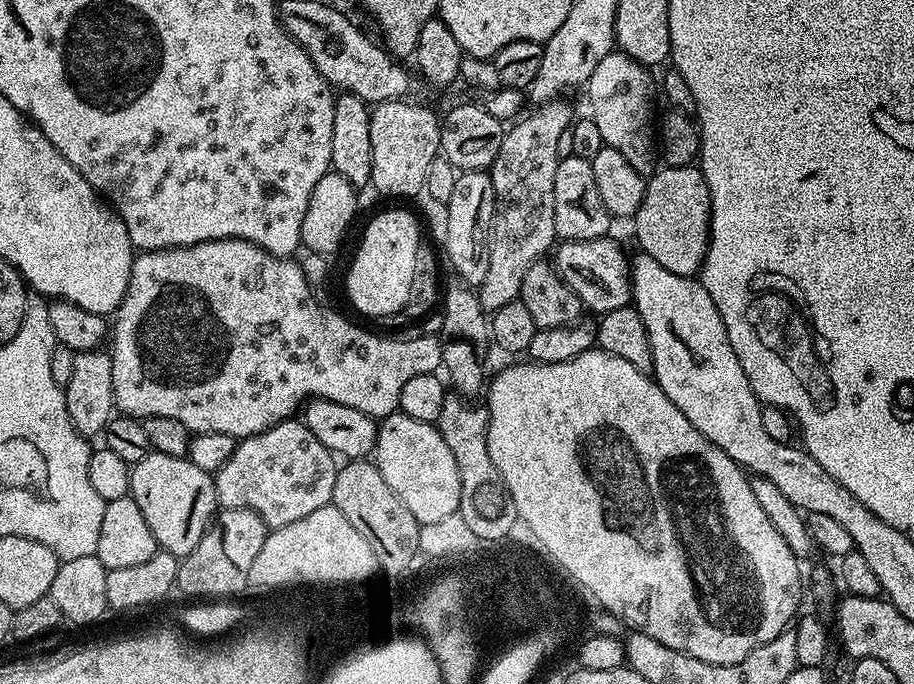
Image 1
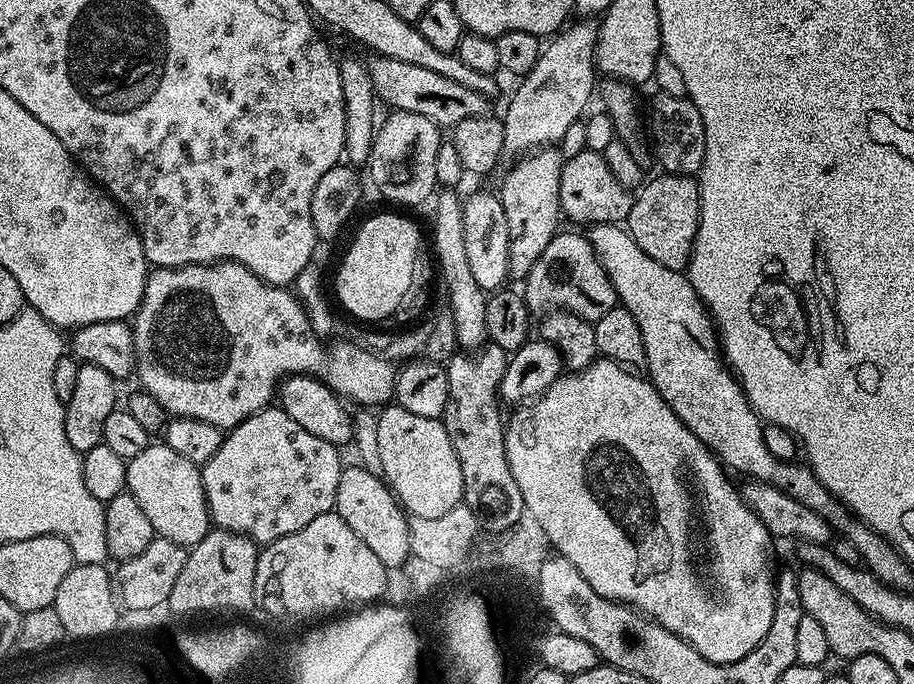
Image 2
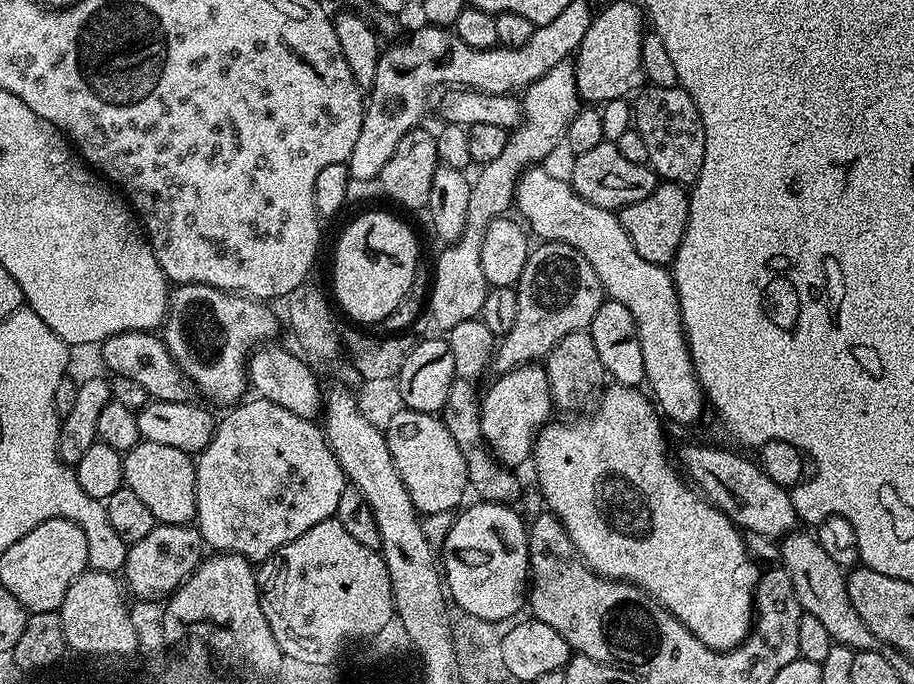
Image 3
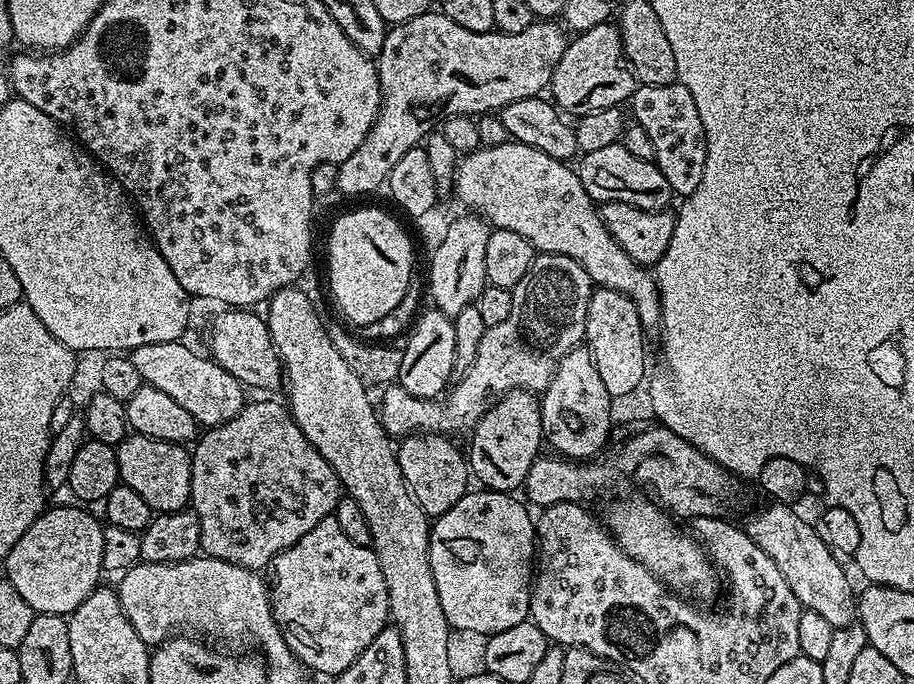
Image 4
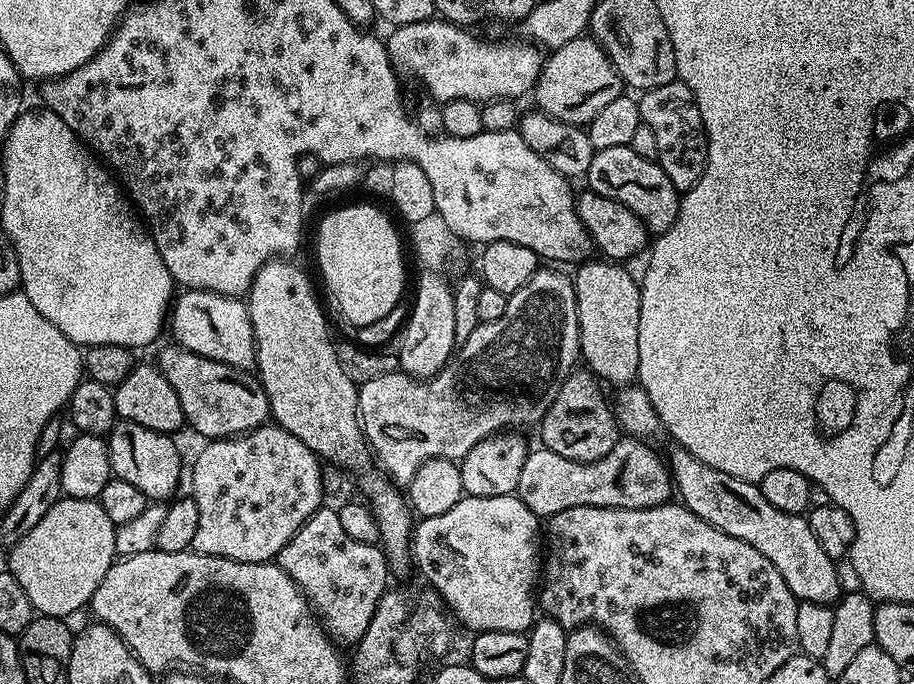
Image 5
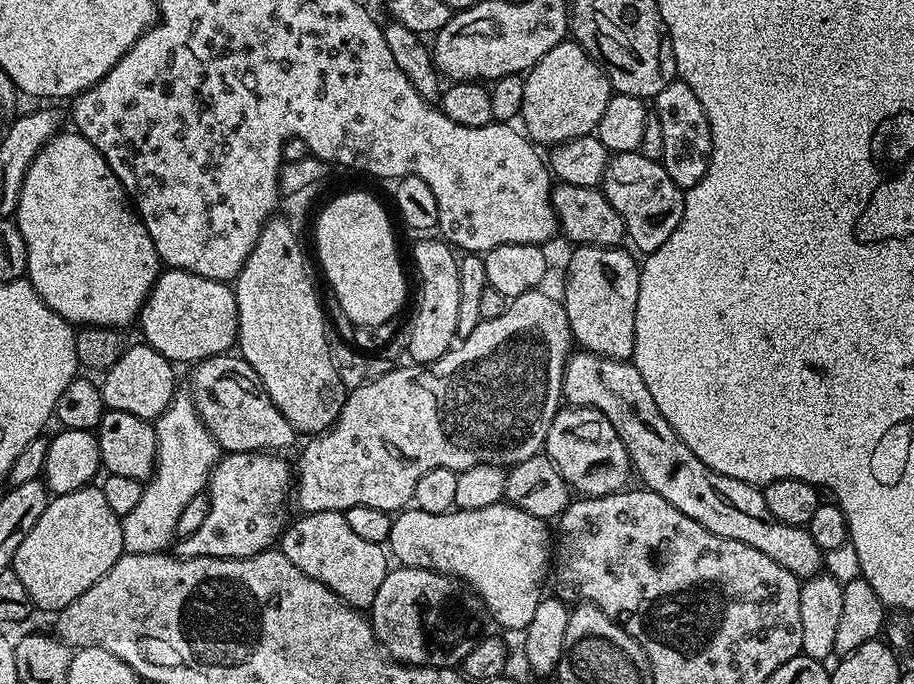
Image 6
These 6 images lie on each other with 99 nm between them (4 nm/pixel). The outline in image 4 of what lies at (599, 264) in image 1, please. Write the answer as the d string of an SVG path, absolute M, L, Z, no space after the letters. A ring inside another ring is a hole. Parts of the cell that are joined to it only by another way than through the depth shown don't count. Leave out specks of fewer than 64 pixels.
M553 252L533 255L530 270L526 270L522 282L518 282L512 289L509 316L503 322L498 322L498 326L485 328L482 342L478 342L478 354L474 354L474 362L470 362L465 372L459 373L458 379L447 389L446 395L443 398L427 400L426 398L414 398L414 394L410 394L399 386L385 387L384 397L378 400L380 424L393 438L426 432L453 434L452 432L465 431L464 433L467 433L476 427L476 423L507 392L512 392L516 388L525 388L533 394L543 393L552 381L552 375L558 362L569 350L577 347L584 340L586 310L590 306L593 291L594 285L590 274L586 274L586 270L582 270L582 266L574 262L574 258L566 258L566 254L554 254Z

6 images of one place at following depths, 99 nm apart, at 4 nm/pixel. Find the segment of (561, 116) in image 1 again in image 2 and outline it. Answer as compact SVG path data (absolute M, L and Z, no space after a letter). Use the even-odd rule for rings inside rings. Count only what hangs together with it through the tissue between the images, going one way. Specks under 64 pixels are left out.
M555 147L539 149L523 158L504 176L498 187L502 210L506 210L508 223L508 274L517 282L527 277L528 271L538 262L542 250L550 246L557 232L561 231L560 166L562 157Z

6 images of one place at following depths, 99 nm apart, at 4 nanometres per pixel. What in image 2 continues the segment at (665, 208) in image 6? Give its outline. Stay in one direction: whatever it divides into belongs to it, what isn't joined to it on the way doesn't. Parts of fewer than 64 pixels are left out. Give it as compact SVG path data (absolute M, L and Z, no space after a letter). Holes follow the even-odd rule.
M585 150L582 154L574 154L574 158L570 158L569 160L564 160L560 166L560 211L563 213L565 217L568 216L573 220L573 225L576 226L591 226L593 224L618 224L623 225L625 221L628 219L628 215L630 214L630 210L632 209L632 202L634 196L629 189L624 188L622 186L622 182L618 182L618 178L614 178L614 174L610 174L610 166L606 166L606 162L604 161L603 155L599 152L592 152L589 150Z

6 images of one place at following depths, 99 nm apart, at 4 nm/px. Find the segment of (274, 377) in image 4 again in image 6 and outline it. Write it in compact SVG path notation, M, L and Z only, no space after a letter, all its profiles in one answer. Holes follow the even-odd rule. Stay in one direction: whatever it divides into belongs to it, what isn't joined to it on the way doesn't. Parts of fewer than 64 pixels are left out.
M168 268L156 277L138 325L144 331L143 343L158 350L167 360L199 362L231 353L237 347L237 318L236 293L231 283L202 278L181 268Z

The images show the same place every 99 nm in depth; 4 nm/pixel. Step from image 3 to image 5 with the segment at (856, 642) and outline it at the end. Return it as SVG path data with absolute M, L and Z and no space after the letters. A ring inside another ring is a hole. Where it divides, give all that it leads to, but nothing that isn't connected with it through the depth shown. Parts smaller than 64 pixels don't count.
M676 446L673 449L666 456L666 463L679 503L702 518L702 522L722 530L722 534L730 534L730 538L745 540L758 550L758 554L762 554L762 558L770 558L774 570L782 574L797 601L835 605L840 600L842 591L836 573L837 561L831 560L826 550L822 550L818 538L814 538L814 530L810 530L803 515L786 514L770 506L770 502L762 498L757 485L730 478L730 474L722 474L722 470L706 466L684 448Z

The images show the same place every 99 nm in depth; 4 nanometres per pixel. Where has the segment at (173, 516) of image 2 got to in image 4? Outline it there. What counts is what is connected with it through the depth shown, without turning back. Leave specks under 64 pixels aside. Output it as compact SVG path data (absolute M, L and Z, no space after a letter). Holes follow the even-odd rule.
M129 434L116 448L120 479L138 490L153 513L183 512L192 499L192 457L183 444L171 444L154 438Z

